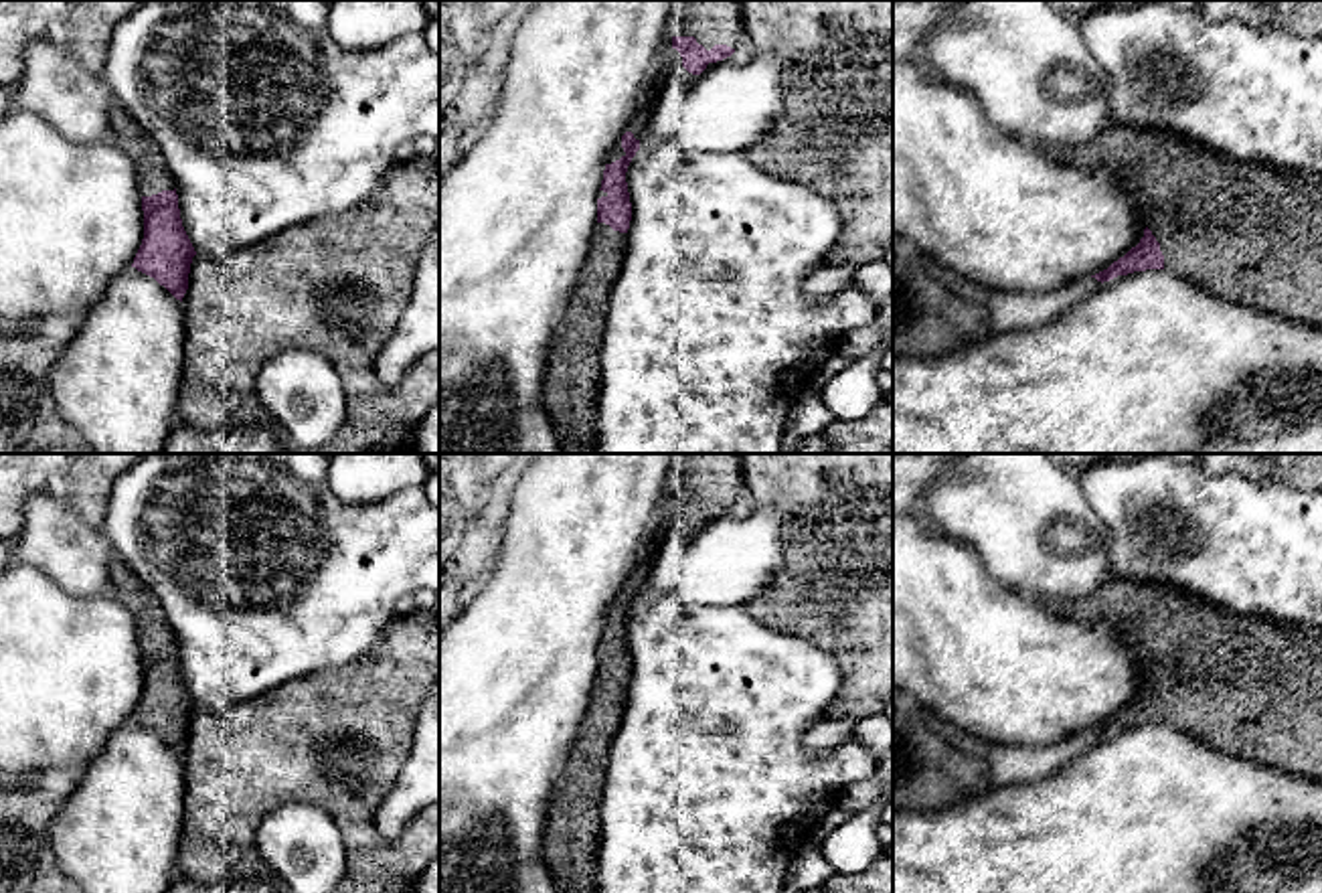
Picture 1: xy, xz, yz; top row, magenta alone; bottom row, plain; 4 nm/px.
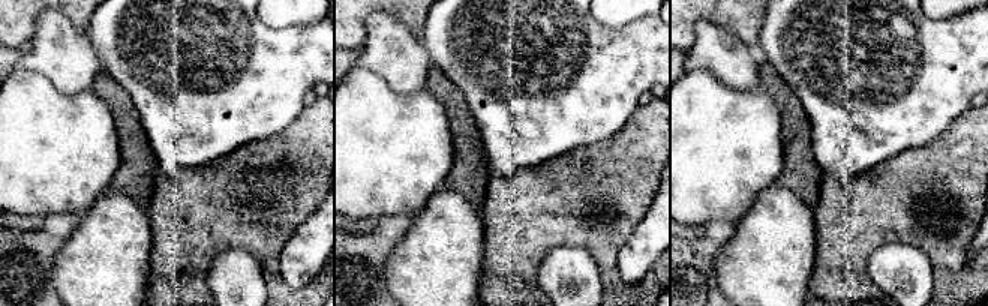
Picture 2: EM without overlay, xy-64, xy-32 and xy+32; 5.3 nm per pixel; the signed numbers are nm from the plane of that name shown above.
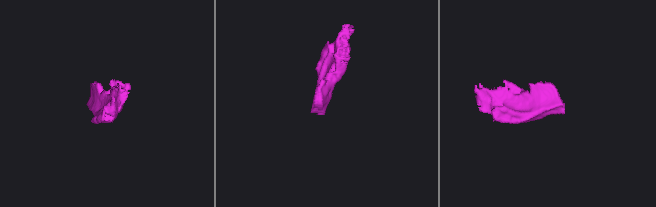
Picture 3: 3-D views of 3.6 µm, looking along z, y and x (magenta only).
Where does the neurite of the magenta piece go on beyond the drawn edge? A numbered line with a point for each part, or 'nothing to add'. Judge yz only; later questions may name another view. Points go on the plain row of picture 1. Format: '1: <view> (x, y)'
1: yz (1250, 687)

